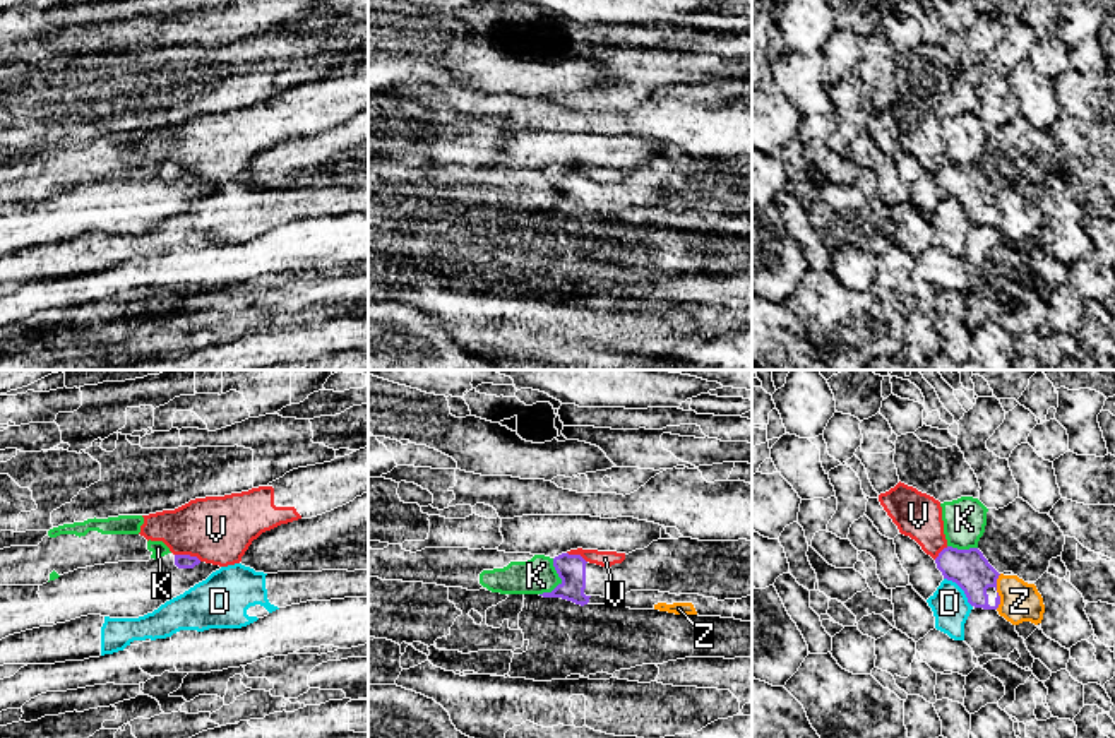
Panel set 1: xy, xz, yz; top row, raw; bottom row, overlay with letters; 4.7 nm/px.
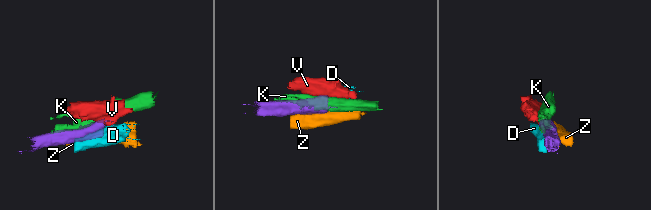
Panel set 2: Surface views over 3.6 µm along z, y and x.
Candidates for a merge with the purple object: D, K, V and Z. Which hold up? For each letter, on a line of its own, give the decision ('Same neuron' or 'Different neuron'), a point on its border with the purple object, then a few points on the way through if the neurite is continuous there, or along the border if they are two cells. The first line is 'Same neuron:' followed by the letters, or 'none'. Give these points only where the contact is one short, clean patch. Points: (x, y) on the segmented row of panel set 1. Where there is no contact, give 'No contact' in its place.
Same neuron: none
D: Different neuron. Touches purple at yz (961, 588)
K: Different neuron. Touches purple at xz (562, 581)
V: Different neuron. Touches purple at xy (189, 555). Boundary: xy (175, 553), (196, 555), (201, 560)
Z: Different neuron. Touches purple at yz (997, 593)

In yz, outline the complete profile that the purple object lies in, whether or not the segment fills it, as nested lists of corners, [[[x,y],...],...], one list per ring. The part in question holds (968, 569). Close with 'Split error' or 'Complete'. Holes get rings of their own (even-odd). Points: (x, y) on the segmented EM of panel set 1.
[[[944,548],[935,558],[944,579],[956,582],[975,608],[997,610],[1000,596],[997,592],[999,572],[988,563],[978,548],[957,550]]]. Split error

